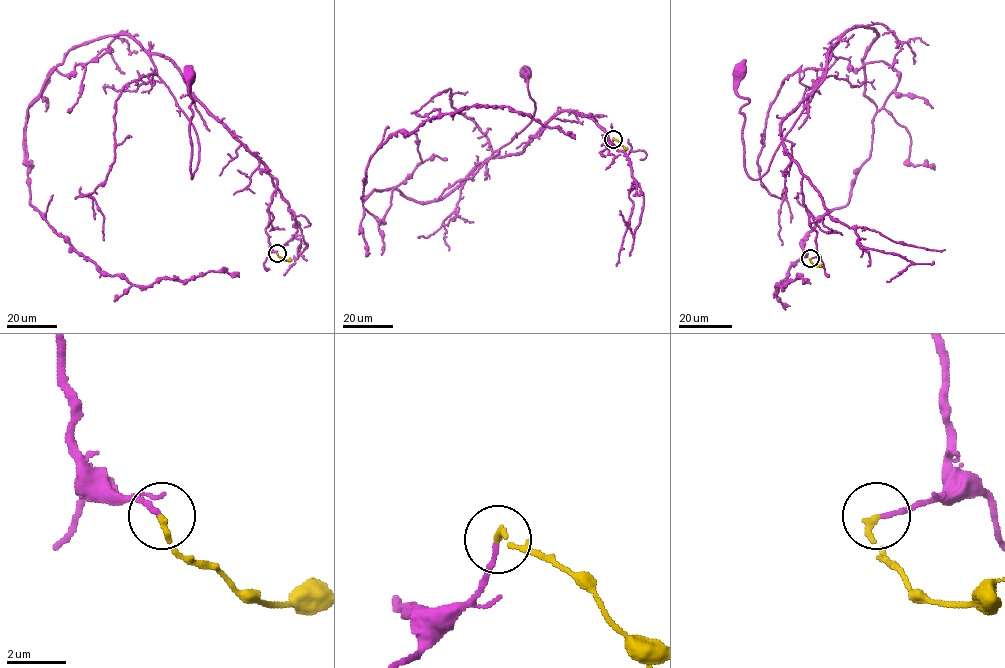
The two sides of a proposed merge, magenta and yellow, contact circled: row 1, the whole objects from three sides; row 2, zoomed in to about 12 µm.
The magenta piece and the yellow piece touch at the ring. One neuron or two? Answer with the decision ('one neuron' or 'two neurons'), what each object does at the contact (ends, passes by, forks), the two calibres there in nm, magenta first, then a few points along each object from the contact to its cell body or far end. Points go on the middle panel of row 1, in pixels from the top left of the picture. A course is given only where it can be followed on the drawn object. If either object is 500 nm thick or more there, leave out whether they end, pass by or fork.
one neuron; magenta ends; yellow ends; calibres 150 and 220 nm; course magenta (613, 139), (601, 145), (613, 130), (559, 111), (520, 153), (486, 159), (532, 119), (527, 71); course yellow (613, 139), (626, 150)

